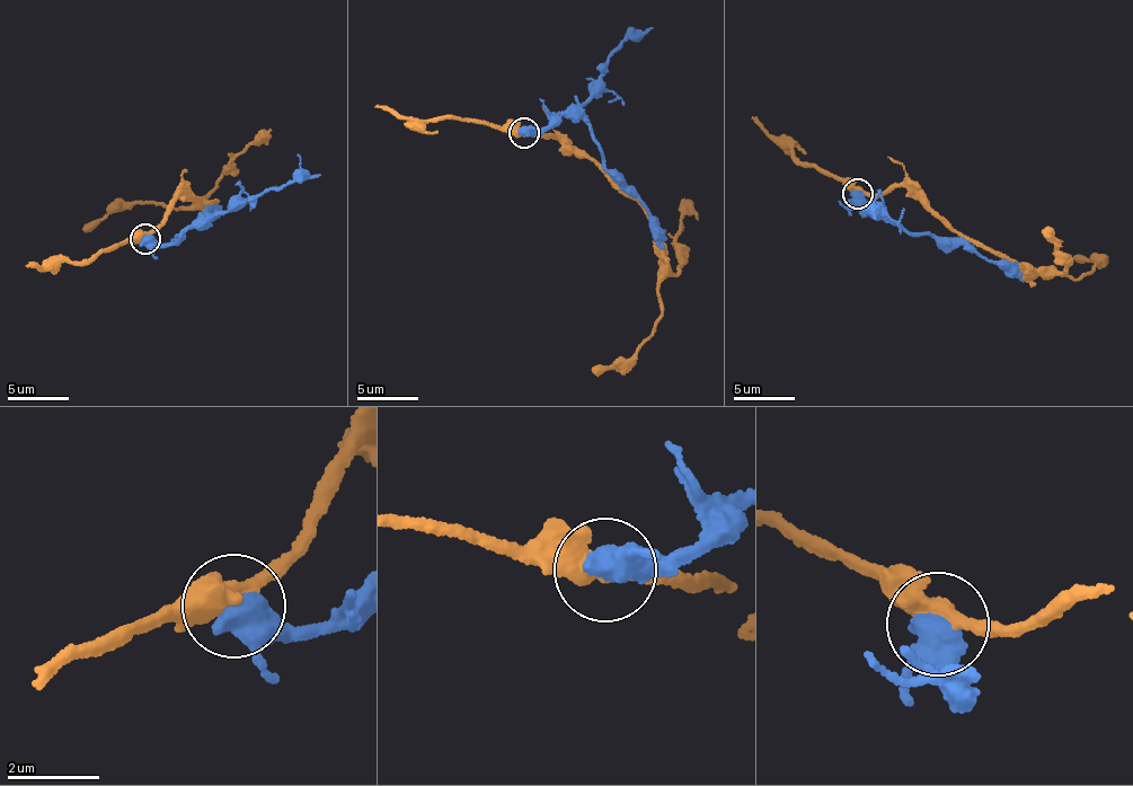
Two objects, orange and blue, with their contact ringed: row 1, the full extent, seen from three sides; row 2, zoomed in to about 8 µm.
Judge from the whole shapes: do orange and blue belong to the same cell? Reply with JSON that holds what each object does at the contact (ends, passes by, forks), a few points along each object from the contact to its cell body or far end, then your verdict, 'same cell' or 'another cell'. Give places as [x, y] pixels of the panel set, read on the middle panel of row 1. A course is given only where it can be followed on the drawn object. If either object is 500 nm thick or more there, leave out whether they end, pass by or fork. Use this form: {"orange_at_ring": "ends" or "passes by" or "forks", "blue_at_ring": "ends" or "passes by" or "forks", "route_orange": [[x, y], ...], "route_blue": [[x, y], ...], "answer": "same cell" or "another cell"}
{"route_orange": [[522, 133], [560, 138], [633, 197], [653, 228], [662, 274], [656, 327], [635, 358], [592, 367]], "route_blue": [[522, 133], [554, 126], [561, 114], [573, 112], [583, 120], [601, 149], [601, 162], [649, 213], [664, 249]], "answer": "another cell"}

